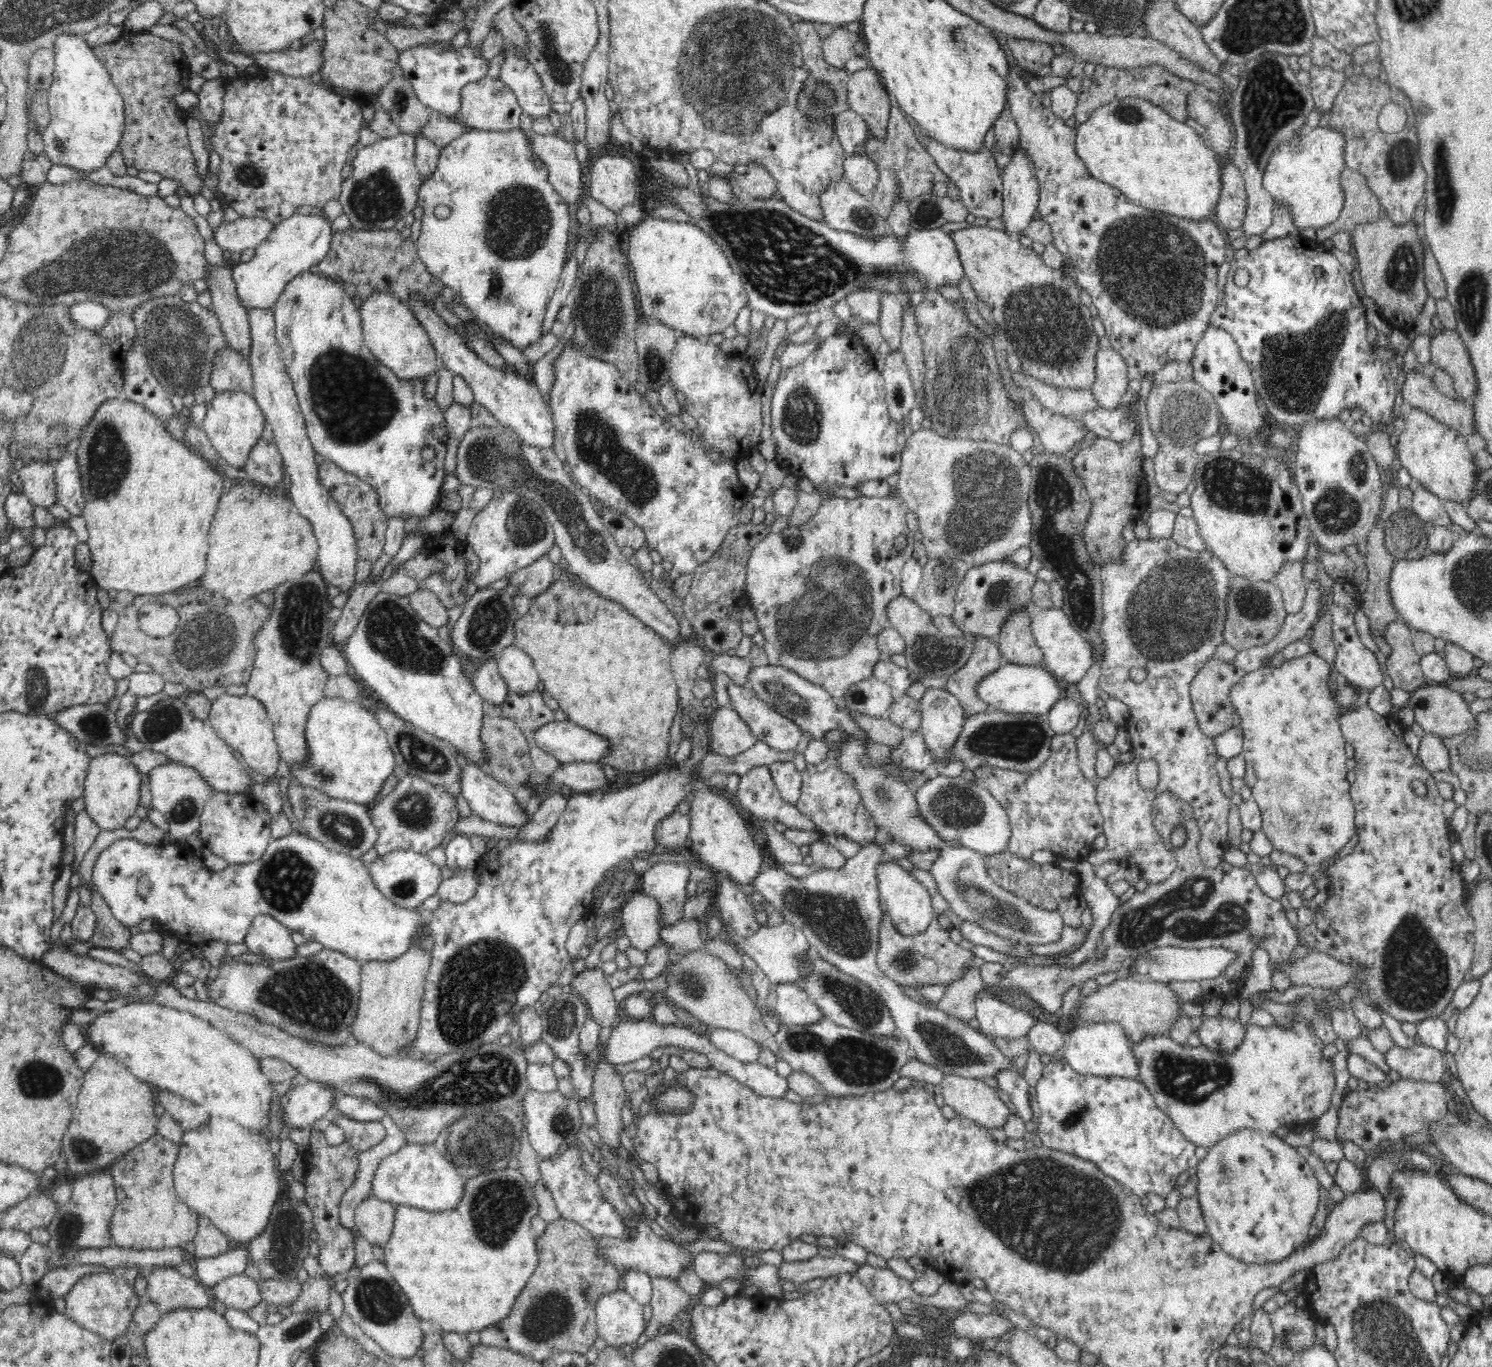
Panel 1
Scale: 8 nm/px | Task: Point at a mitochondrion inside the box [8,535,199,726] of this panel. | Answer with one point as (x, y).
(37, 684)

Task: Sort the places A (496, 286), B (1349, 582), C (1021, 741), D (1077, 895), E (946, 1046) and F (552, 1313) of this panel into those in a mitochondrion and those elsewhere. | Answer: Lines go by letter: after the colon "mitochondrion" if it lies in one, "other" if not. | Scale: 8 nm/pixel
A: mitochondrion
B: other
C: mitochondrion
D: other
E: mitochondrion
F: mitochondrion

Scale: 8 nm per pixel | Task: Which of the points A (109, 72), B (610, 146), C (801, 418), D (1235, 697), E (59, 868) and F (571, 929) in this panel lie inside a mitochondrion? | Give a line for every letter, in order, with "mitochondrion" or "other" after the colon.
A: other
B: other
C: mitochondrion
D: other
E: other
F: other

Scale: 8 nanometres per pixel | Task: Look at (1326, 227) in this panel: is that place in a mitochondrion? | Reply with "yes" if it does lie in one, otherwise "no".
no

